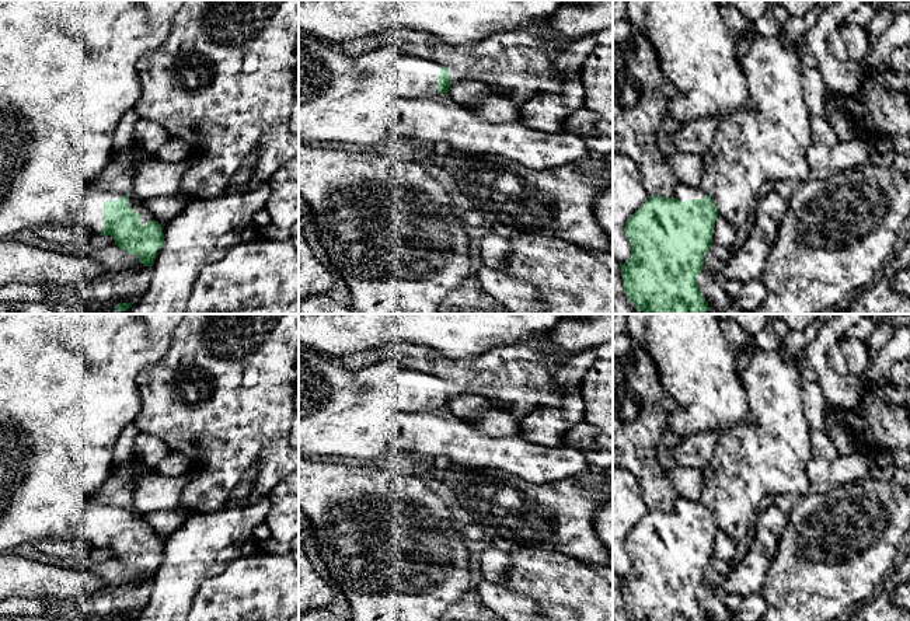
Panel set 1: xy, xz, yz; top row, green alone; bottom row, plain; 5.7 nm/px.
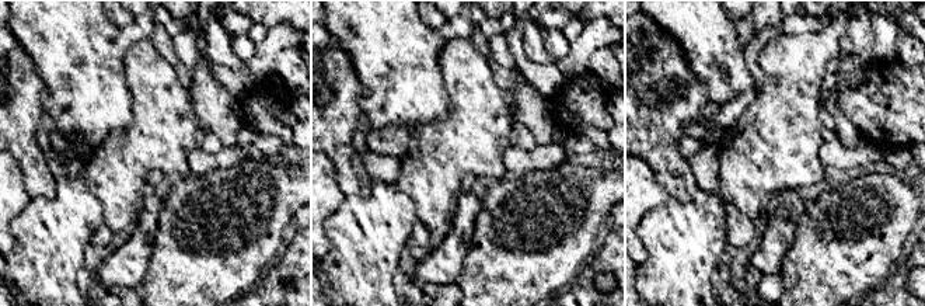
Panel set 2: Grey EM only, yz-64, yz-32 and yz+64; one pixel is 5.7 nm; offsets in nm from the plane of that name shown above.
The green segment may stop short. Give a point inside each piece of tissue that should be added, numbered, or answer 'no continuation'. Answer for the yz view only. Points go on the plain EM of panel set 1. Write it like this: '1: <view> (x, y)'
1: yz (683, 506)

